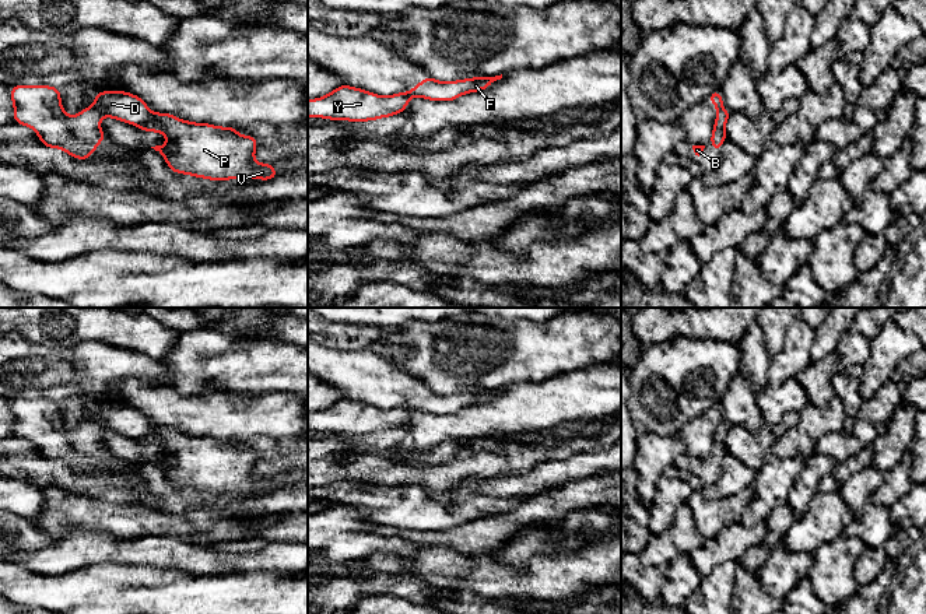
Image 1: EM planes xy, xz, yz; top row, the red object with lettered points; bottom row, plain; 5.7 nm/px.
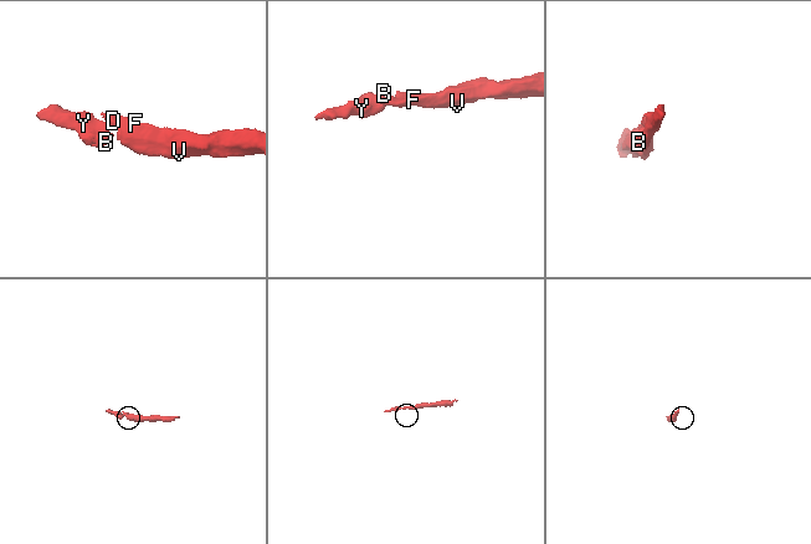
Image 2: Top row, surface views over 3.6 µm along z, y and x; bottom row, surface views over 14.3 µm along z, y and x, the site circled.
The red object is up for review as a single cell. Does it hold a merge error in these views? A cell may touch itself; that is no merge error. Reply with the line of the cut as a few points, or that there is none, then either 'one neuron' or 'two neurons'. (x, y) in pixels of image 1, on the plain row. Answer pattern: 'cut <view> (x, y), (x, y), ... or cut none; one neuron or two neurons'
cut xy (93, 420), (101, 430); two neurons

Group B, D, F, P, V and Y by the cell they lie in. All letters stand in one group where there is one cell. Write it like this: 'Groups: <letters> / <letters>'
Groups: B Y / D F P V

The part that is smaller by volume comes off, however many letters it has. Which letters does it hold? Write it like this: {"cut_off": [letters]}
{"cut_off": ["B", "Y"]}

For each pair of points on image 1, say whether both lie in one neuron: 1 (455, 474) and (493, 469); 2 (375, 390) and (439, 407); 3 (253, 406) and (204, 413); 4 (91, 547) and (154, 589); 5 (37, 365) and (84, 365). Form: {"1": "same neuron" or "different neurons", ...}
{"1": "same neuron", "2": "same neuron", "3": "same neuron", "4": "different neurons", "5": "same neuron"}

